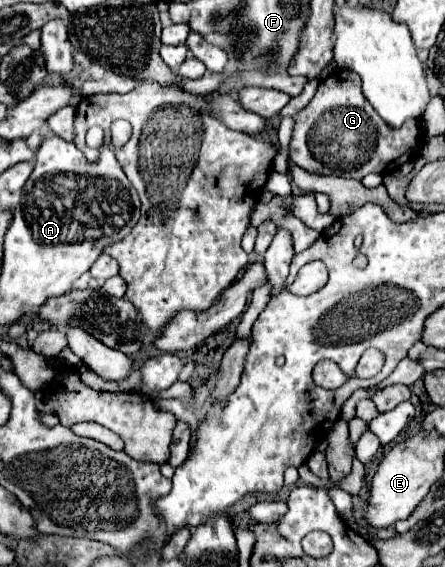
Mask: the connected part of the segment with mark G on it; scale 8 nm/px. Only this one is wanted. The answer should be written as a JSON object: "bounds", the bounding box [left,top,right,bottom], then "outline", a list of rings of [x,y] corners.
{"bounds":[290,69,424,179],"outline":[[[336,69],[332,71],[316,89],[312,101],[294,115],[296,127],[290,143],[290,161],[308,169],[318,171],[322,175],[336,175],[336,177],[350,177],[350,179],[364,179],[370,173],[386,175],[396,171],[400,165],[412,161],[424,141],[422,123],[418,119],[408,119],[402,127],[394,129],[388,125],[376,111],[370,107],[366,97],[360,91],[360,79],[350,69]]]}

